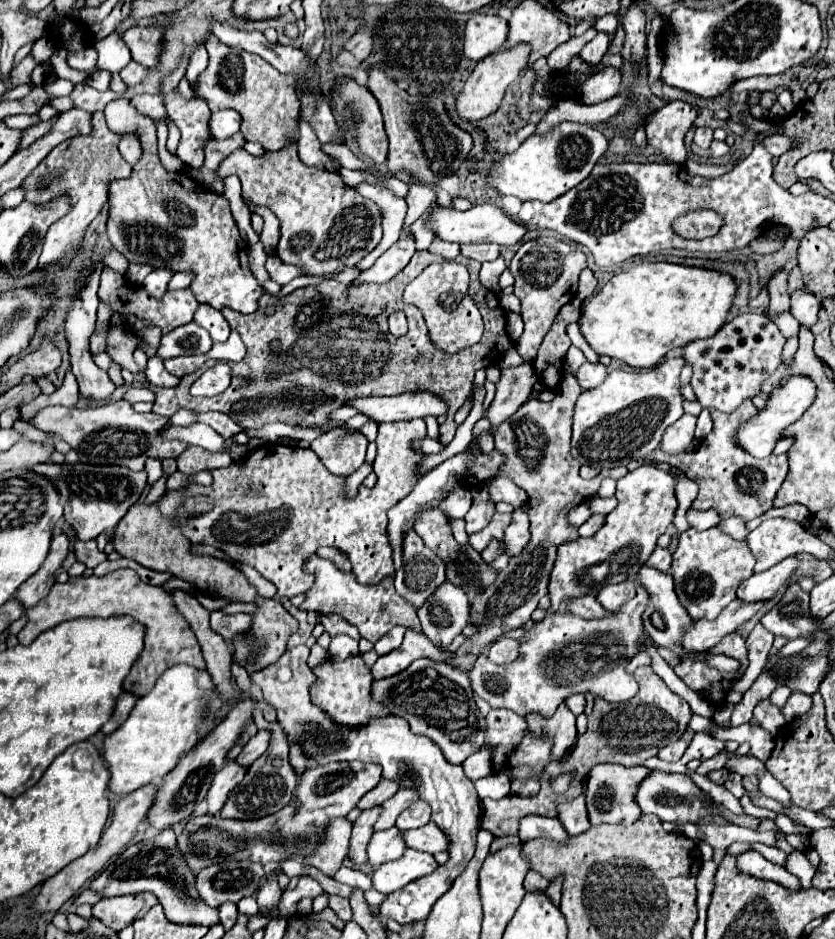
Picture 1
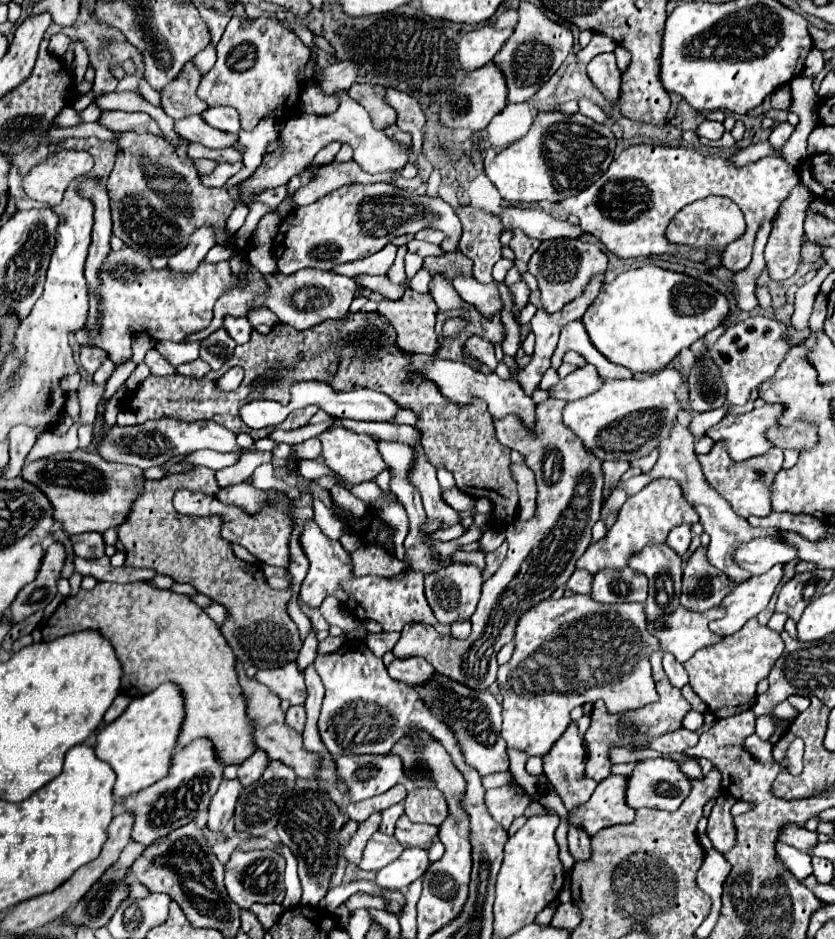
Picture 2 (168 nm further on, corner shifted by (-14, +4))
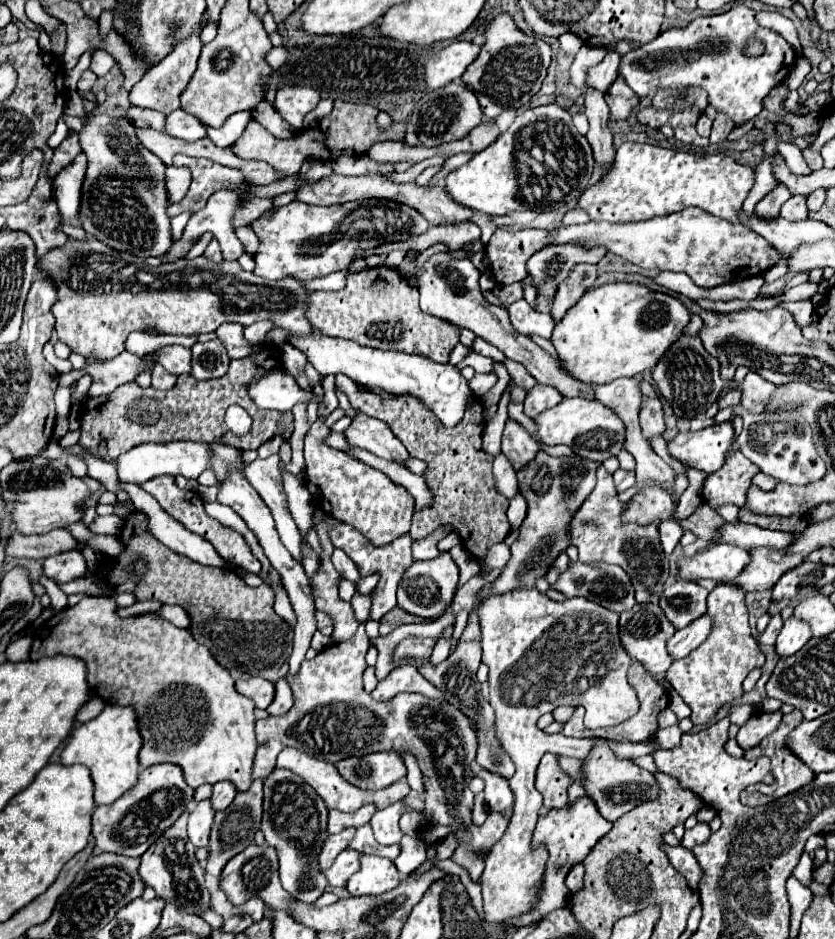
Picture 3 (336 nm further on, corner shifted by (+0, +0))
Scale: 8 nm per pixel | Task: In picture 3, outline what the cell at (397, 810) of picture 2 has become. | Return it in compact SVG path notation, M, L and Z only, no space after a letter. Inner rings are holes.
M369 824L357 828L353 840L349 842L349 848L361 852L361 854L375 854L375 856L385 856L385 858L391 858L395 860L397 854L399 854L399 846L393 844L393 846L383 846L383 844L377 844L377 840L373 838L373 832L369 828Z

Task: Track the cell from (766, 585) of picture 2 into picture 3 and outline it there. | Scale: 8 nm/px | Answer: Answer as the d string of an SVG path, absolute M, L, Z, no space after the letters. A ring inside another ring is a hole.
M709 614L701 616L701 620L695 620L693 624L689 624L683 630L677 630L673 634L673 640L667 642L667 652L673 660L685 658L693 648L697 648L697 644L701 644L701 640L705 640L705 636L709 634L711 628L711 620Z

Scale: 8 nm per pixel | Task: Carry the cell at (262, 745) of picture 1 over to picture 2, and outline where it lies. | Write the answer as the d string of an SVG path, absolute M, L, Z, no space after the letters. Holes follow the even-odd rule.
M255 750L243 764L241 764L241 768L239 768L239 782L243 784L243 786L249 786L249 784L253 784L261 774L263 774L263 770L267 768L267 764L269 764L271 760L269 760L269 756L267 756L267 752L263 752L263 750Z

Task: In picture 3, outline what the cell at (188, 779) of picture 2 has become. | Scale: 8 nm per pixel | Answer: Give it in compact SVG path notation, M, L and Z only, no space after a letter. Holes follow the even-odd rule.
M157 764L141 770L139 780L117 802L109 806L97 806L93 812L91 834L95 846L101 852L113 852L139 858L193 802L193 788L189 788L181 776L181 768L175 764Z

